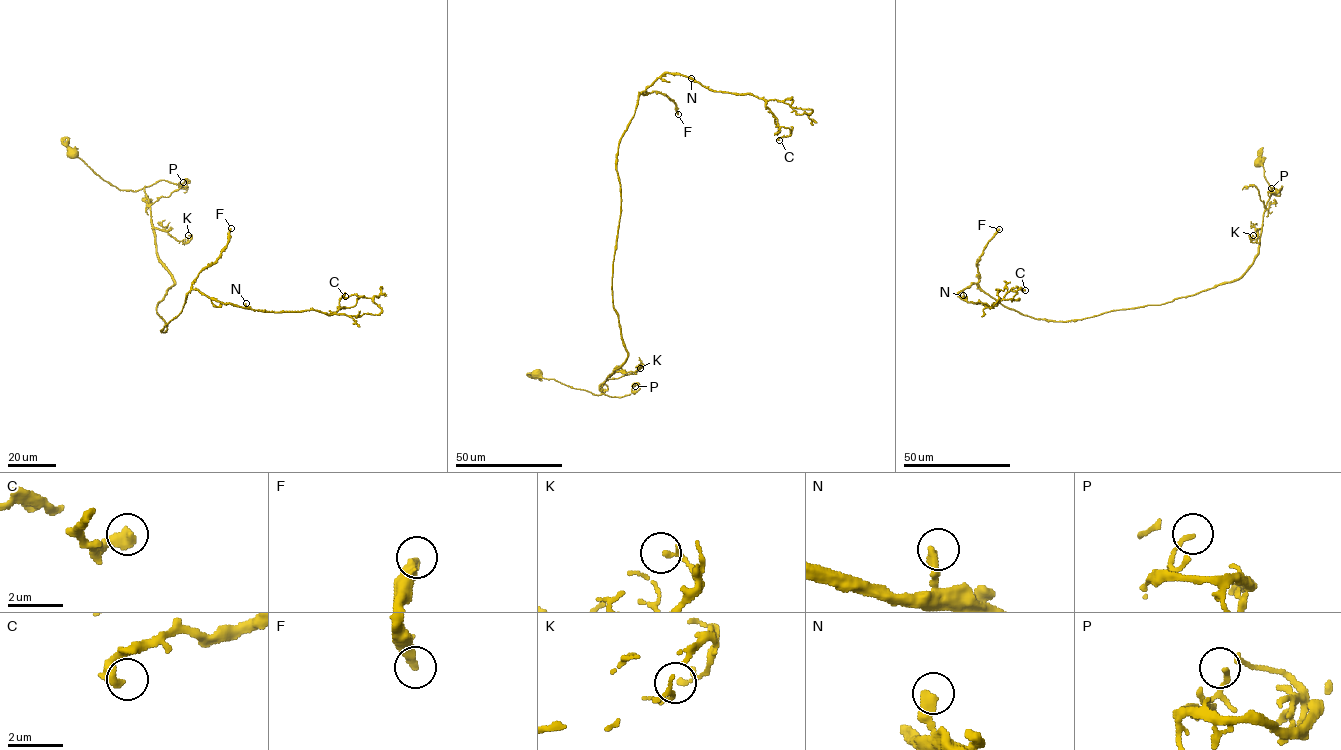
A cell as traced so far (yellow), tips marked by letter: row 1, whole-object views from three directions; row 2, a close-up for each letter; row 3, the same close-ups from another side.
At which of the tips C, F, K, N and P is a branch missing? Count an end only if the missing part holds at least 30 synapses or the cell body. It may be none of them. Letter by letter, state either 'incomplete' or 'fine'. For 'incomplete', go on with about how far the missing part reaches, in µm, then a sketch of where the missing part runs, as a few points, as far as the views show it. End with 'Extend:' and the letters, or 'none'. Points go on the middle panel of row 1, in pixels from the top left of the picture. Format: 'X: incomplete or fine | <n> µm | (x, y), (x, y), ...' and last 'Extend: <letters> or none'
C: fine
F: incomplete | 70 µm | (678, 114), (676, 142), (667, 154), (663, 169), (657, 175), (648, 170), (649, 178)
K: fine
N: fine
P: fine
Extend: F

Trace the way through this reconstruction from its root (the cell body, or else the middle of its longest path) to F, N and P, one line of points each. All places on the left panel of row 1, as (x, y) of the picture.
F: (71, 152), (120, 190), (145, 187), (157, 257), (175, 282), (156, 307), (163, 332), (231, 228)
N: (71, 152), (120, 190), (145, 187), (157, 257), (175, 282), (156, 307), (163, 332), (192, 290), (246, 303)
P: (71, 152), (120, 190), (137, 191), (162, 180), (188, 187), (181, 186), (183, 182)

